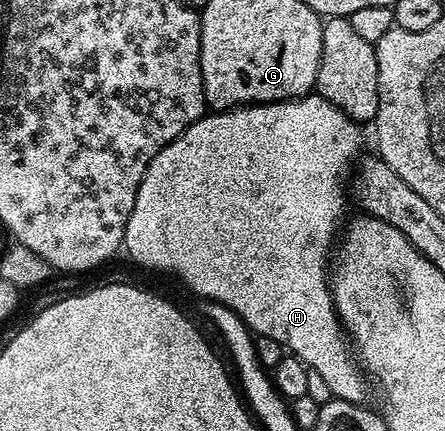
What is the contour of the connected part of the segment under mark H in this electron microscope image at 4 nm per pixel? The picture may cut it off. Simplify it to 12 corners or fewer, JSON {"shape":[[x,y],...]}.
{"shape":[[318,94],[205,114],[122,245],[330,385],[324,247],[361,155]]}

